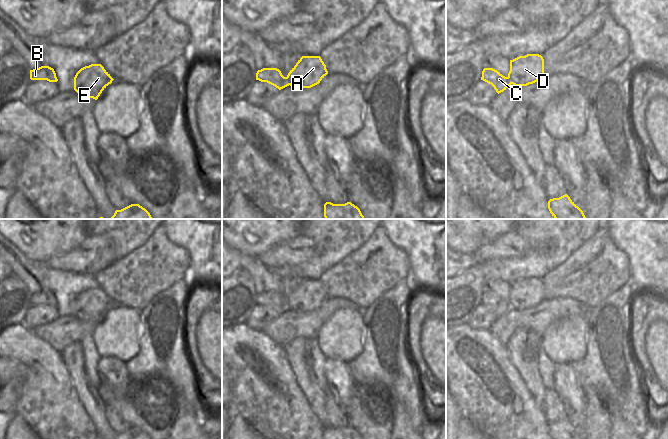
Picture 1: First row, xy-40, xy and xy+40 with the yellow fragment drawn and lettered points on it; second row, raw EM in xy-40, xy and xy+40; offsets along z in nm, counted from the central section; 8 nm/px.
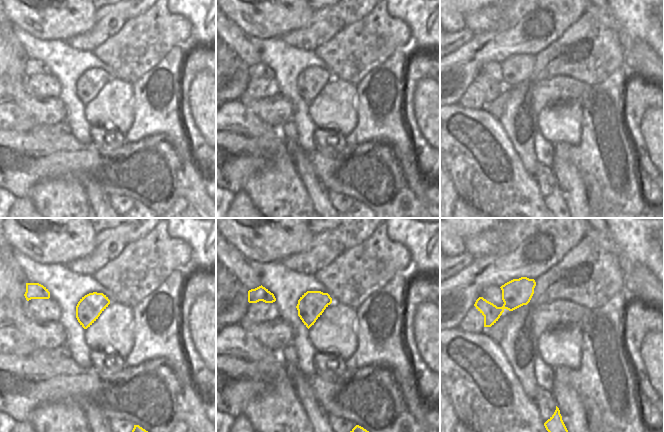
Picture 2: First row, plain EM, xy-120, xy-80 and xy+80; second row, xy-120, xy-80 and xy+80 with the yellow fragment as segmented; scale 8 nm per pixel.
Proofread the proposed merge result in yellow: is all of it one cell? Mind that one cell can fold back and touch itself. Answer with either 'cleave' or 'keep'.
cleave

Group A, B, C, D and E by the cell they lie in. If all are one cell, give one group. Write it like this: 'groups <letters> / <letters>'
groups A D E / B C

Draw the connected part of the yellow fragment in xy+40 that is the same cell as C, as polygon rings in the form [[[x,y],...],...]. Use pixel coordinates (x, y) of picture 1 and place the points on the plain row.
[[[484,292],[481,304],[491,308],[498,318],[506,314],[512,308],[508,301],[503,300],[493,292]]]

